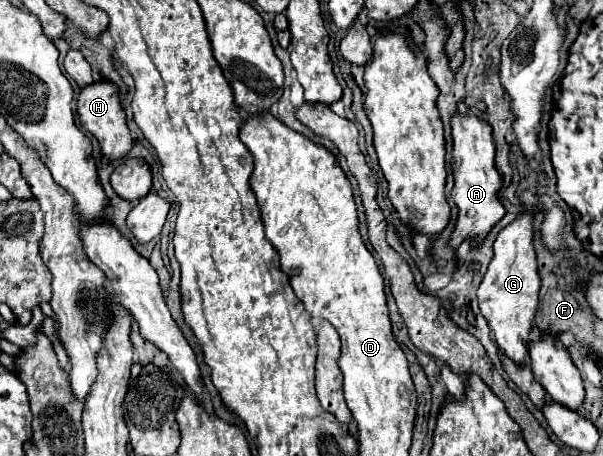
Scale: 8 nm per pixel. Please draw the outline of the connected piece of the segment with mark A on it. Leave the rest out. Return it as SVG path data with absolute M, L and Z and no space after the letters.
M456 113L452 117L452 137L454 137L452 171L456 179L452 189L452 199L458 207L458 219L450 235L448 247L456 251L464 239L474 239L476 243L484 243L492 227L504 217L504 207L498 199L498 191L502 189L502 175L494 165L496 145L490 125L474 115Z

